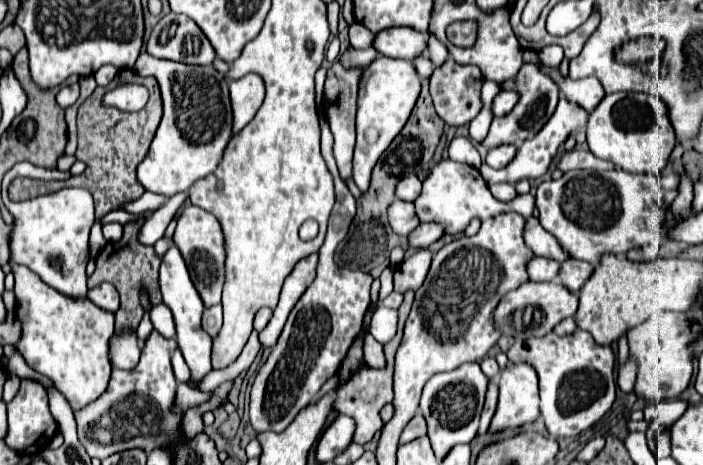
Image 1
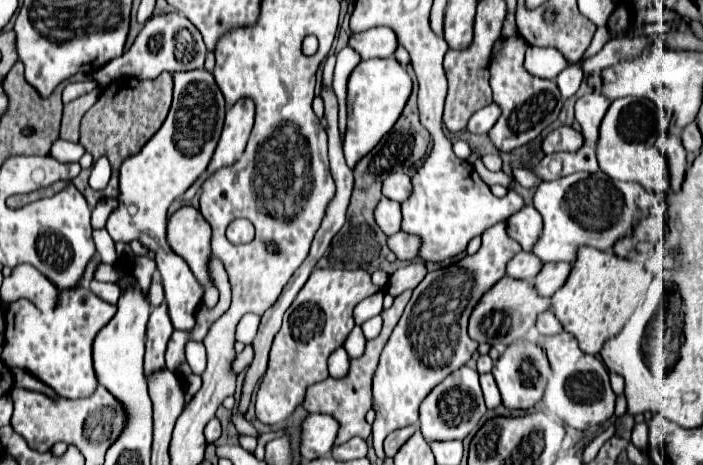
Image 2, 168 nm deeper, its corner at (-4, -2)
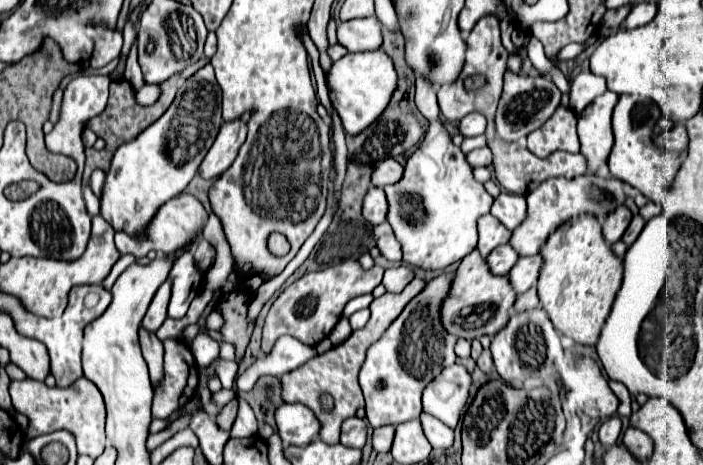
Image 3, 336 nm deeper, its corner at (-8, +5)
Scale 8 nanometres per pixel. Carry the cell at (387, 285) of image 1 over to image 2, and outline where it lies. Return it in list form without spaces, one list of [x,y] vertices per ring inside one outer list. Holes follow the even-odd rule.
[[[377,292],[375,296],[369,296],[365,300],[361,301],[353,312],[353,318],[355,318],[355,326],[359,328],[365,320],[377,316],[383,308],[383,292]]]

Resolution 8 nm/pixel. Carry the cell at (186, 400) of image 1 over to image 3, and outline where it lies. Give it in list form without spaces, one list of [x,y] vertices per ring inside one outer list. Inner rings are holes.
[[[143,327],[139,331],[139,341],[143,357],[149,365],[151,381],[153,385],[159,385],[159,381],[163,381],[163,343],[157,339],[155,333],[147,333]]]

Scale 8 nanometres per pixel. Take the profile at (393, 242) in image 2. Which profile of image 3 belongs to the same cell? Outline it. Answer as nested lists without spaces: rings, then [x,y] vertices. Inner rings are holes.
[[[381,223],[377,227],[373,227],[373,237],[377,241],[377,247],[381,249],[383,257],[387,257],[389,261],[401,261],[401,247],[399,247],[399,241],[395,241],[395,233],[391,233],[391,225],[387,223]]]

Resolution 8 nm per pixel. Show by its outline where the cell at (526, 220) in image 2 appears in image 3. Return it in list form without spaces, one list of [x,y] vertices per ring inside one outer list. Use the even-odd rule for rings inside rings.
[[[501,193],[491,207],[491,215],[495,215],[511,231],[515,225],[523,223],[523,217],[527,217],[527,201],[523,195]]]

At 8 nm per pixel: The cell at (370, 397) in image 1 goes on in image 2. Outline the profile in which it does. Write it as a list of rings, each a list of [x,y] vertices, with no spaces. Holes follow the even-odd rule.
[[[403,292],[393,300],[391,308],[383,308],[381,310],[381,318],[383,318],[383,328],[379,332],[379,336],[375,340],[367,340],[365,344],[365,352],[359,358],[349,360],[349,372],[343,378],[333,378],[327,376],[323,382],[311,384],[305,392],[305,400],[303,400],[303,408],[307,412],[321,412],[321,414],[329,414],[339,422],[339,432],[335,438],[335,446],[347,442],[351,436],[361,436],[367,438],[371,434],[371,426],[365,422],[365,414],[371,410],[371,376],[375,372],[375,364],[379,362],[379,352],[383,350],[383,344],[387,342],[389,332],[393,330],[393,326],[397,324],[397,320],[403,314],[403,308],[407,306],[407,300],[411,298],[411,292]]]

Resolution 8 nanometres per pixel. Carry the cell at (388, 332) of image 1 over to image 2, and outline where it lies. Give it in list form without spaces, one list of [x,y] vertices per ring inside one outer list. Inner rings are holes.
[[[375,316],[375,318],[369,318],[367,322],[361,324],[361,330],[363,330],[363,336],[367,340],[375,338],[379,332],[381,332],[381,316]]]

